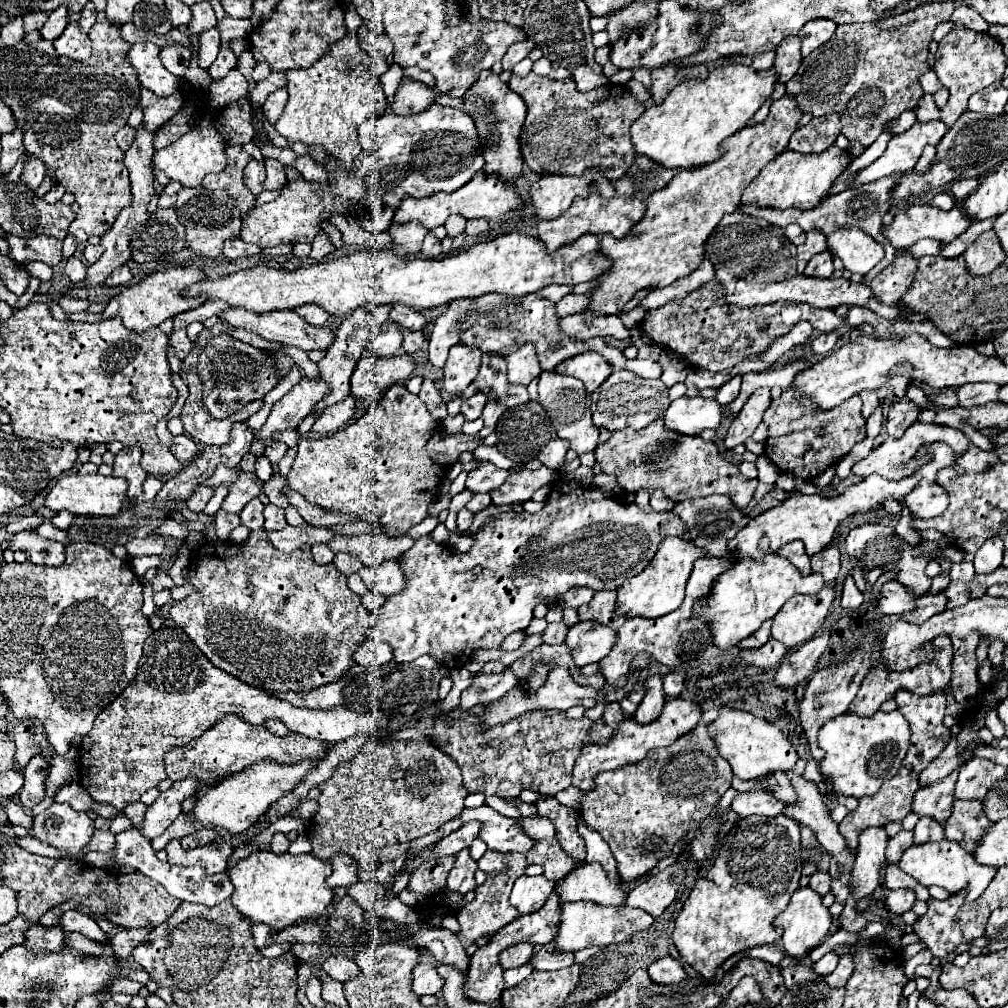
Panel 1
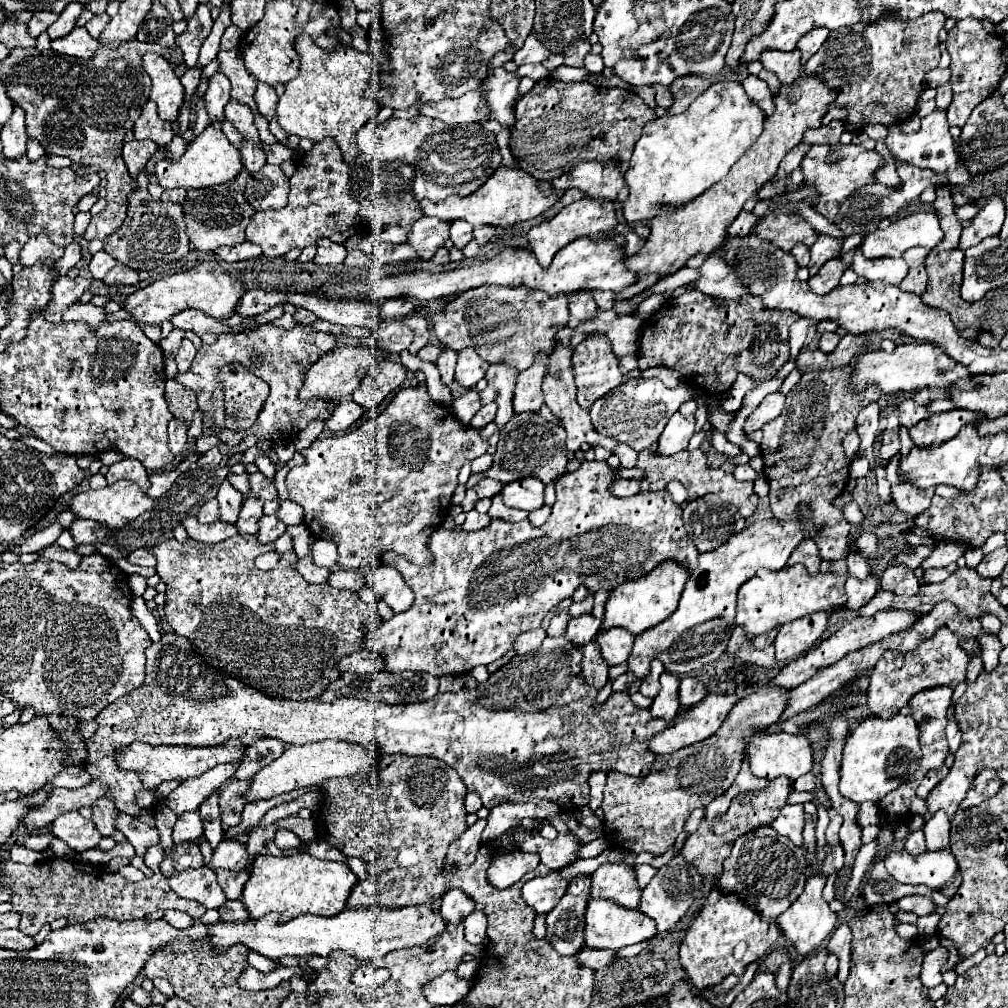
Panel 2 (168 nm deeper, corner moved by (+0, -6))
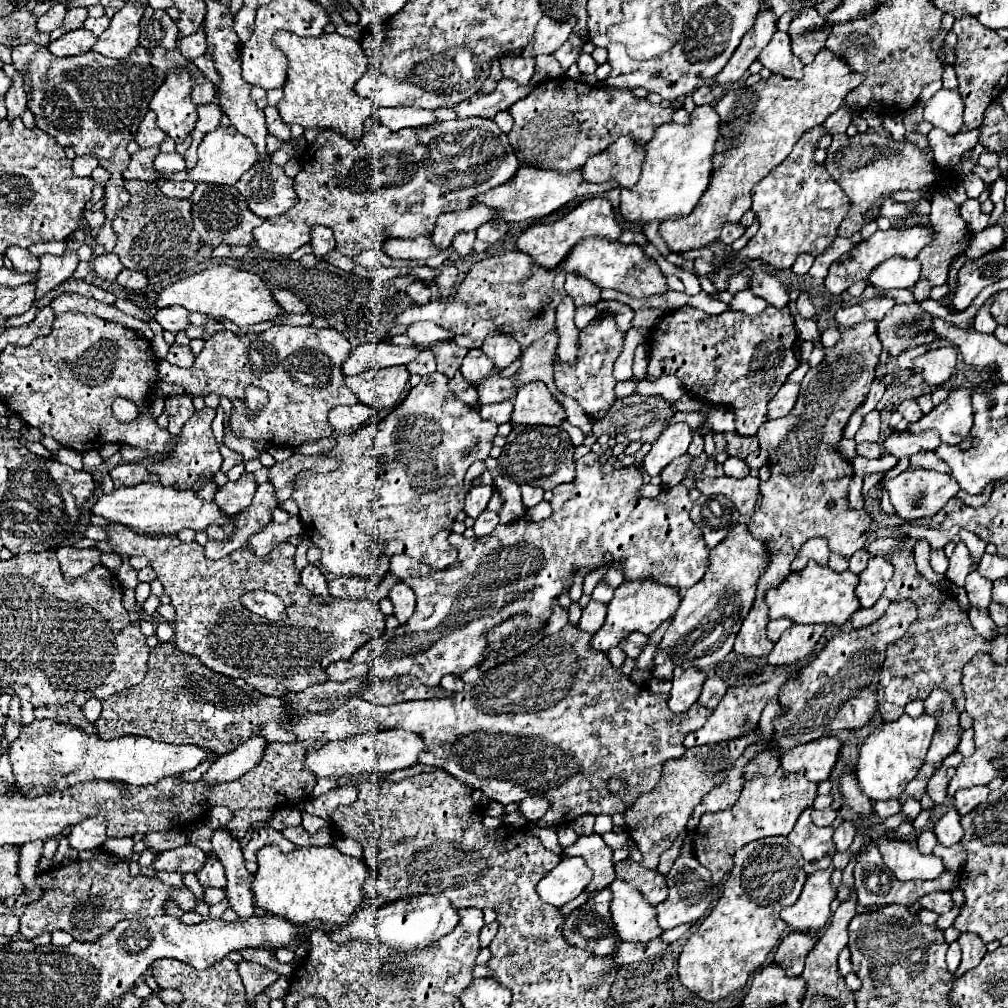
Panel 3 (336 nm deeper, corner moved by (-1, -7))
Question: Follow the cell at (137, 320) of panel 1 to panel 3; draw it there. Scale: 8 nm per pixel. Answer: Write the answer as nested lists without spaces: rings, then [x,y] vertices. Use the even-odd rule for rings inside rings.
[[[226,264],[206,268],[202,272],[196,272],[184,280],[170,284],[168,288],[164,288],[158,294],[158,298],[154,302],[154,310],[162,310],[162,308],[168,308],[174,304],[184,306],[190,312],[202,312],[202,314],[208,314],[214,318],[232,320],[236,326],[250,326],[256,322],[274,320],[276,316],[280,316],[284,312],[276,304],[274,296],[266,288],[266,284],[256,274],[236,270],[236,268],[230,268]]]

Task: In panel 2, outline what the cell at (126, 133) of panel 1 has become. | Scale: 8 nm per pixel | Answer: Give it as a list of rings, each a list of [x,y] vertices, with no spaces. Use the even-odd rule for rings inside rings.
[[[131,141],[123,147],[123,159],[129,169],[131,179],[137,179],[137,175],[145,169],[147,161],[159,147],[153,141]]]

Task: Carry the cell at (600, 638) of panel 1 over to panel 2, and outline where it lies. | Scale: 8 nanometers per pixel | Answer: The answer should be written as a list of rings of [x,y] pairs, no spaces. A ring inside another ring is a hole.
[[[619,627],[611,631],[601,631],[595,637],[595,643],[601,647],[601,653],[609,665],[625,663],[631,655],[633,641],[635,641],[635,635]]]

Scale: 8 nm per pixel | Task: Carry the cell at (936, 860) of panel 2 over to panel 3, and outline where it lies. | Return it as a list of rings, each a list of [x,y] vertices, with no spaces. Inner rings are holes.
[[[878,840],[878,850],[898,880],[936,880],[944,872],[942,858],[920,854],[914,842]]]

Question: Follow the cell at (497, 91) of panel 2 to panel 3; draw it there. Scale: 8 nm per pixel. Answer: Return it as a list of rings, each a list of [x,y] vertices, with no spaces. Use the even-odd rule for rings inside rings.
[[[500,58],[500,66],[502,66],[502,74],[510,80],[516,80],[518,84],[528,84],[530,78],[534,76],[534,58]]]

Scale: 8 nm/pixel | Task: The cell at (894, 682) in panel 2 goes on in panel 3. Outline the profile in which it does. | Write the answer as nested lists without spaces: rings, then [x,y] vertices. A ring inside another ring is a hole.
[[[900,548],[890,556],[894,566],[894,576],[886,584],[884,596],[888,600],[912,600],[918,606],[920,620],[912,624],[908,634],[888,646],[886,662],[880,672],[878,682],[878,712],[884,722],[898,720],[904,714],[904,706],[910,700],[924,700],[934,688],[948,690],[952,694],[958,712],[964,712],[964,692],[962,692],[962,668],[976,654],[988,650],[988,642],[976,636],[972,624],[968,624],[968,616],[960,612],[952,594],[942,592],[932,586],[914,564],[914,556],[910,548]]]

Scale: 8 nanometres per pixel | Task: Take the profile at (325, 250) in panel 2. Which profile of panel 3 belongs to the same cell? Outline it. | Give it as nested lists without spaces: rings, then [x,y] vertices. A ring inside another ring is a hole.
[[[316,226],[316,228],[312,228],[312,240],[310,240],[310,246],[312,246],[316,258],[326,258],[326,256],[336,248],[332,230],[326,228],[326,226]]]

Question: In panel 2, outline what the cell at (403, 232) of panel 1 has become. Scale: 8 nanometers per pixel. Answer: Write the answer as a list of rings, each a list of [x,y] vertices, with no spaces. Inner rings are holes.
[[[421,217],[413,223],[407,241],[423,261],[429,261],[435,255],[435,251],[443,247],[445,241],[449,239],[449,225],[451,221]]]

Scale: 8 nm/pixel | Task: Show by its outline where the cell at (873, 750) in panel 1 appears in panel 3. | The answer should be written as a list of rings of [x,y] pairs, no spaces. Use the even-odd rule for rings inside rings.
[[[902,714],[894,722],[878,724],[876,730],[864,740],[864,744],[858,750],[856,780],[862,794],[866,794],[870,800],[898,798],[900,792],[904,792],[906,784],[914,780],[920,766],[924,764],[934,730],[936,730],[936,720],[928,714],[922,714],[918,718]]]

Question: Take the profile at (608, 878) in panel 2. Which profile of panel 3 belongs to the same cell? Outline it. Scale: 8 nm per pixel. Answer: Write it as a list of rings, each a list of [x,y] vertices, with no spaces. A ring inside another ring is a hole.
[[[622,860],[616,864],[616,878],[628,882],[640,890],[644,900],[652,906],[660,904],[668,896],[668,888],[664,884],[664,874],[656,870],[648,870],[634,860]]]

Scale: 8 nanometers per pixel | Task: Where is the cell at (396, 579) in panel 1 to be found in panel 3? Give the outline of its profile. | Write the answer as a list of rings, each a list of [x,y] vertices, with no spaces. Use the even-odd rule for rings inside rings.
[[[398,582],[392,586],[388,598],[394,604],[394,616],[398,618],[398,622],[404,622],[412,616],[416,606],[416,594],[412,592],[412,588],[408,588],[404,582]]]

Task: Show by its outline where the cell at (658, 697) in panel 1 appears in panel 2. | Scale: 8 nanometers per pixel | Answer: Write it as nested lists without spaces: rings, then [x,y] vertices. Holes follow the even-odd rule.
[[[663,673],[661,675],[661,691],[651,705],[651,715],[671,721],[679,709],[679,677]]]

